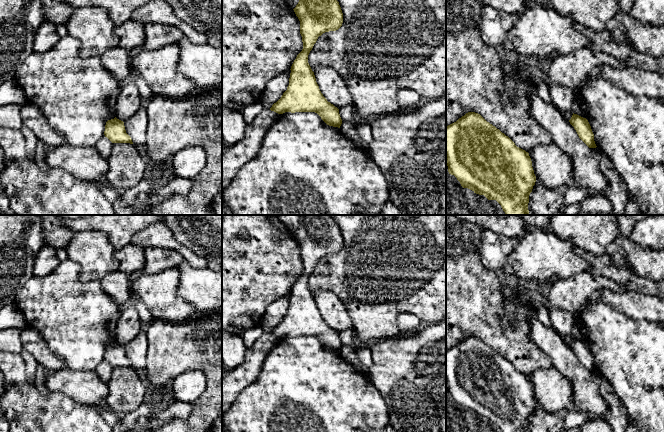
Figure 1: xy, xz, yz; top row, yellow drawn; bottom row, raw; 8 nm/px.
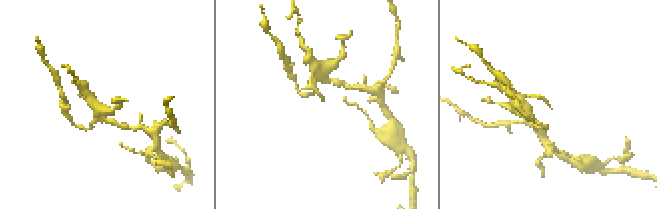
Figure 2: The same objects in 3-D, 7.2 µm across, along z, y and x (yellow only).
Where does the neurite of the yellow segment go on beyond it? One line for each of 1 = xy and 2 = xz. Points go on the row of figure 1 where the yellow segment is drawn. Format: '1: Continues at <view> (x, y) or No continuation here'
1: No continuation here
2: No continuation here

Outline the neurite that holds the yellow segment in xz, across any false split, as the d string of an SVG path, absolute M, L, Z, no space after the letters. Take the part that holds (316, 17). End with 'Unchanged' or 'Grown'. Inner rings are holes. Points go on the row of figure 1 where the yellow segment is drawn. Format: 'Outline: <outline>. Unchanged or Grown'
Outline: M299 0L293 9L300 21L300 34L303 49L291 66L289 85L281 98L272 105L271 111L278 114L285 112L315 112L329 126L340 128L342 119L339 109L327 101L316 82L314 72L308 63L308 55L319 36L325 32L338 30L343 23L343 13L337 0Z. Unchanged

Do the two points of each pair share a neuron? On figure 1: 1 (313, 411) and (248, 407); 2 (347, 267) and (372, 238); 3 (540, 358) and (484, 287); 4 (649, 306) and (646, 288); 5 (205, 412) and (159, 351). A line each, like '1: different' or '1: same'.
1: same
2: same
3: same
4: different
5: same

